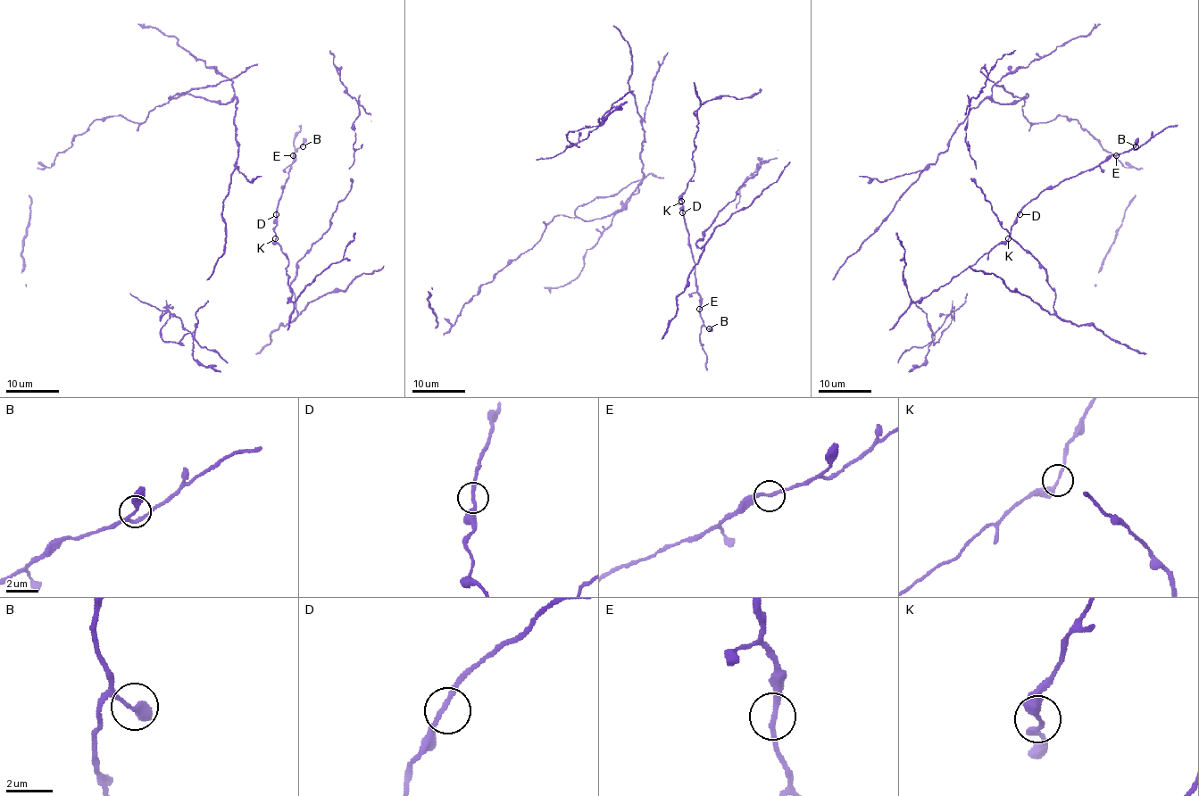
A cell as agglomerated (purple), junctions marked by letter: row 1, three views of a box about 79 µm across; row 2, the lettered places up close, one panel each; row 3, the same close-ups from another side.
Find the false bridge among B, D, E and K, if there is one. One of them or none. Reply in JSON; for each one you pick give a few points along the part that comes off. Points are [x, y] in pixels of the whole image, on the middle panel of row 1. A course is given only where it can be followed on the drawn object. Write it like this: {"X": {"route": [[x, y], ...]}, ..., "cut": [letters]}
{"cut": ["K"]}

